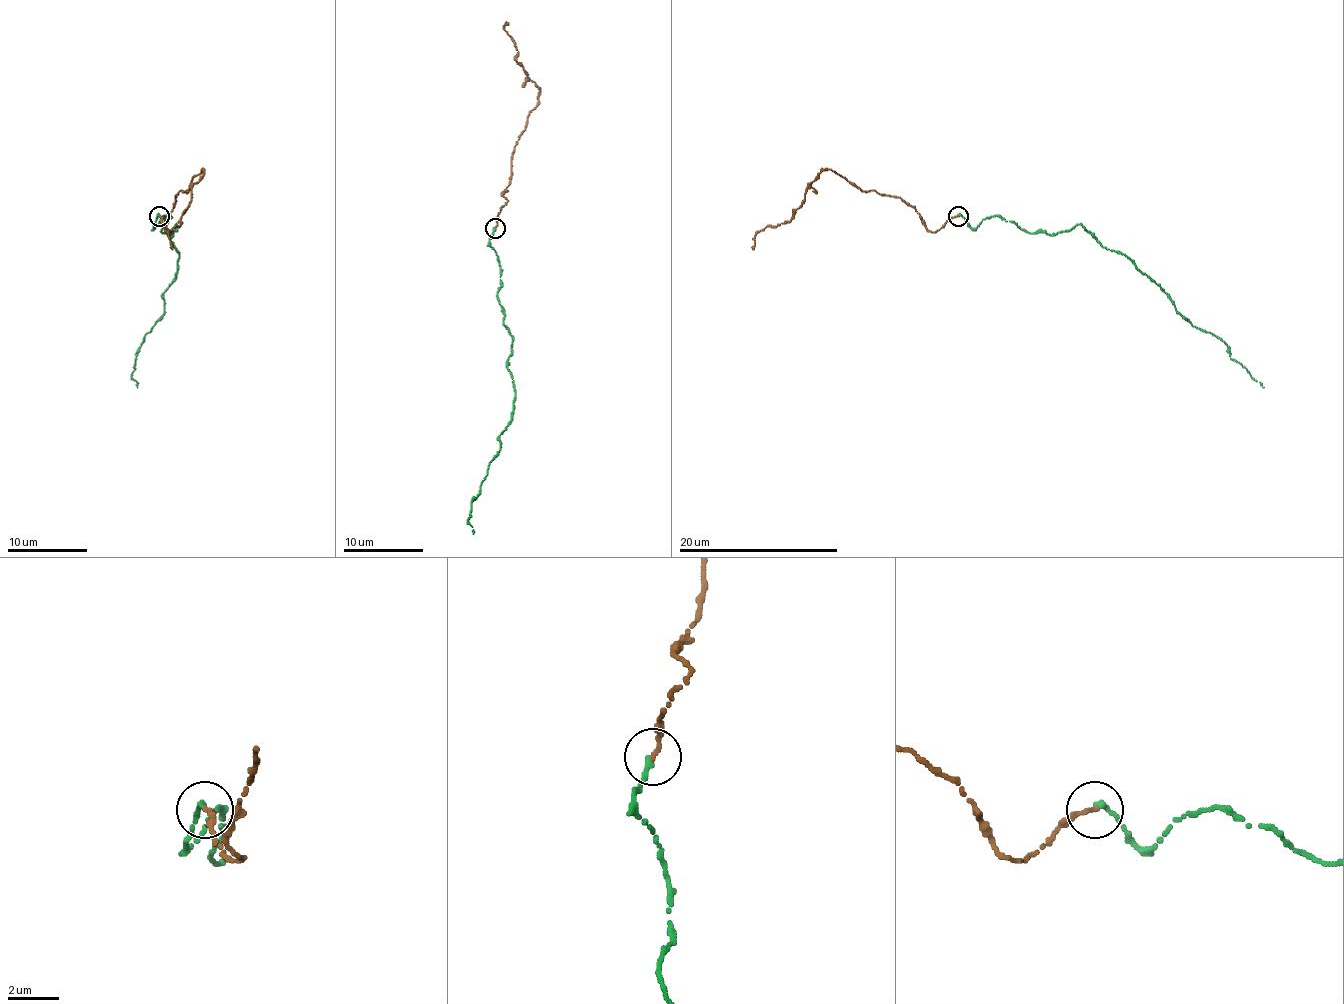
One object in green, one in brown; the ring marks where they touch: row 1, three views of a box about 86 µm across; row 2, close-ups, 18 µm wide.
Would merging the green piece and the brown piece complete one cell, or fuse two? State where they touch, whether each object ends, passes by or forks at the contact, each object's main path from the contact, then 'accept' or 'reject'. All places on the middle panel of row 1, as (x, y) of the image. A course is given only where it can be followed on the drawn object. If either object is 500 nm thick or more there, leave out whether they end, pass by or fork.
(495, 228) | green ends | brown ends | green via (495, 227), (497, 291), (513, 337), (513, 419), (471, 503), (473, 533) | brown via (495, 227), (507, 201), (513, 151), (539, 93), (517, 59), (509, 23) | accept

